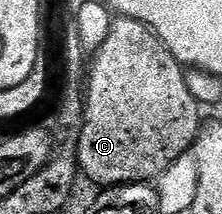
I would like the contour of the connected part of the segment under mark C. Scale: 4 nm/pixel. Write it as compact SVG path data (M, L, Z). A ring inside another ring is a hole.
M119 18L108 27L107 37L103 39L101 45L94 53L95 65L93 63L89 68L89 79L85 84L86 108L83 110L82 127L78 129L79 148L77 147L77 163L80 173L84 177L88 176L93 183L98 186L114 186L116 184L141 184L144 182L154 181L166 168L174 162L179 156L184 155L194 145L196 138L199 137L199 129L201 127L201 119L199 120L199 111L201 105L195 100L193 94L189 90L189 82L187 81L187 72L184 65L179 63L177 58L168 50L165 44L159 39L158 35L146 24L140 20L129 20Z

